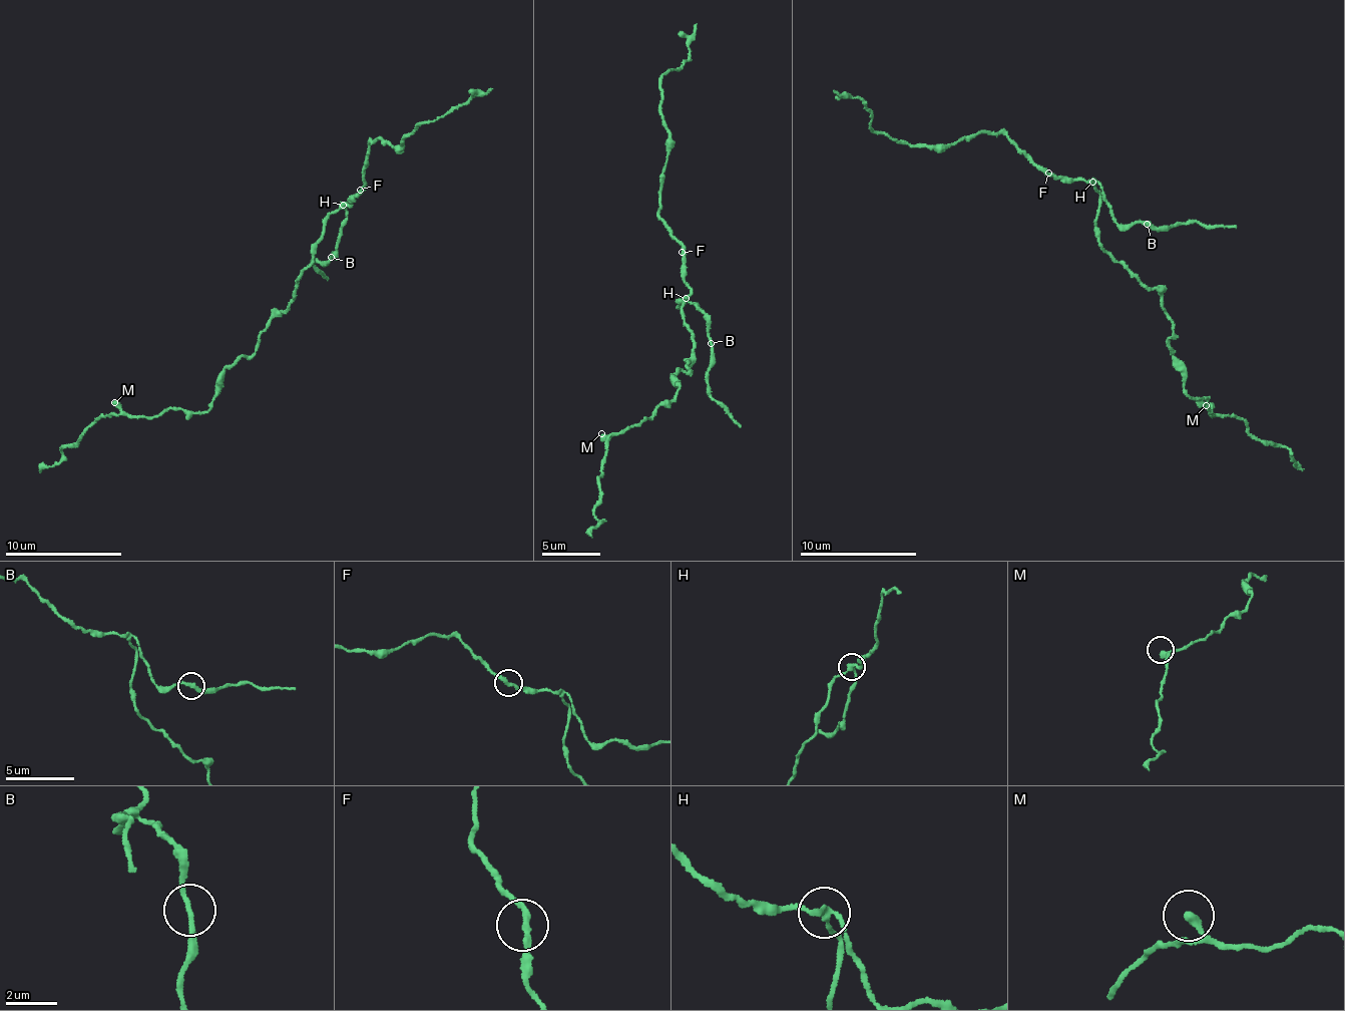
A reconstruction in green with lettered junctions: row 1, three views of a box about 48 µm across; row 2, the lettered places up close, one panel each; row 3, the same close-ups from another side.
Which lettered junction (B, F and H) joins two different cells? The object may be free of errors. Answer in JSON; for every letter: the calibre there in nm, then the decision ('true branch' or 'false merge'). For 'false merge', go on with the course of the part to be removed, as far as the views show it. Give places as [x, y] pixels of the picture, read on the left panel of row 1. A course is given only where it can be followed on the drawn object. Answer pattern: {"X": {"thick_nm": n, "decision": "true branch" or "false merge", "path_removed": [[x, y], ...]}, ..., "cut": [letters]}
{"B": {"thick_nm": 200, "decision": "true branch"}, "F": {"thick_nm": 240, "decision": "true branch"}, "H": {"thick_nm": 220, "decision": "false merge", "path_removed": [[344, 206], [325, 219], [288, 305], [256, 349], [223, 373], [208, 410], [96, 419], [41, 470]]}, "cut": ["H"]}

